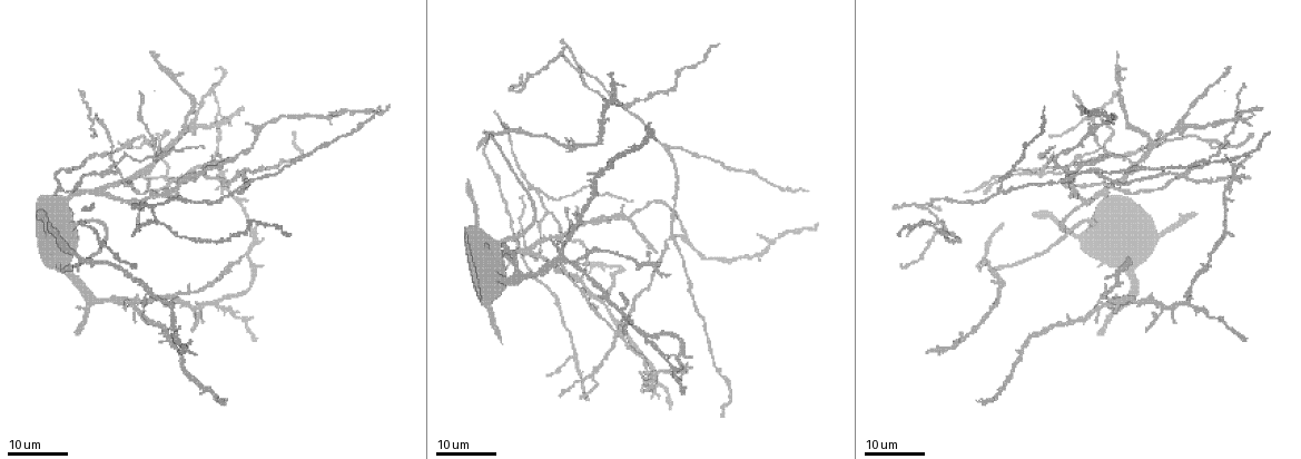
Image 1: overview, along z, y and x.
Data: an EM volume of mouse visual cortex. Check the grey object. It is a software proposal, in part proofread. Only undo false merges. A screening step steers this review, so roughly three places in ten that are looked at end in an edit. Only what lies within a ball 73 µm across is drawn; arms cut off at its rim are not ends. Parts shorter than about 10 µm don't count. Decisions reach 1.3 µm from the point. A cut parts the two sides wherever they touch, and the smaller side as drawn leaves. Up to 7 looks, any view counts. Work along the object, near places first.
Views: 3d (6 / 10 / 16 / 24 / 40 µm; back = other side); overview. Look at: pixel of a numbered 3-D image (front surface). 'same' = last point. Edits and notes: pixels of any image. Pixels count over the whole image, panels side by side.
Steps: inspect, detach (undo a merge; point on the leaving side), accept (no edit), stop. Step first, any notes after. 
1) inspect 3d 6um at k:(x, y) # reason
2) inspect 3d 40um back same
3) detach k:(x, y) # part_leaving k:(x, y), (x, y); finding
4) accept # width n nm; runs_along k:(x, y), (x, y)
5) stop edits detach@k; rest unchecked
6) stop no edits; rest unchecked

inspect 3d 24um at 1:(1155, 140)

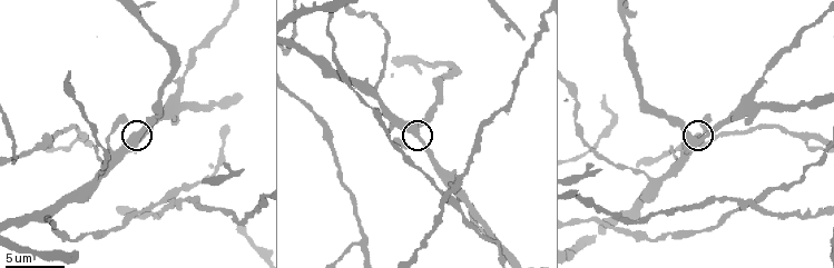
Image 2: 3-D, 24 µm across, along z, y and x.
inspect 3d 10um at 2:(695, 137) # closer look

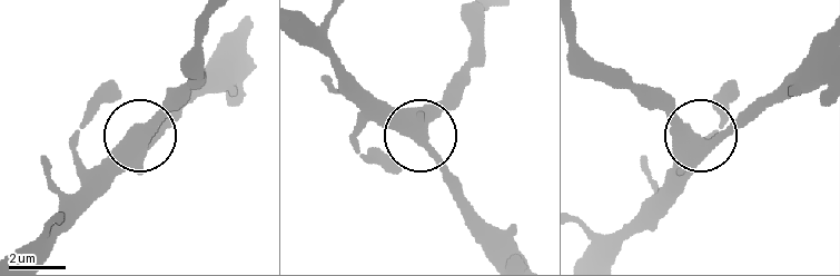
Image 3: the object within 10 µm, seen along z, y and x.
accept # width 470 nm; runs_along 3:(21, 254), (177, 91); one neuron here

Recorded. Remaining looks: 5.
inspect 3d 24um at 1:(107, 169) # a fork

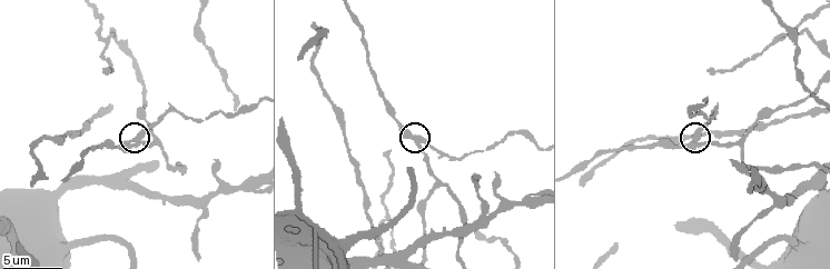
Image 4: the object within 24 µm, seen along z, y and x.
inspect 3d 6um at 4:(134, 140)

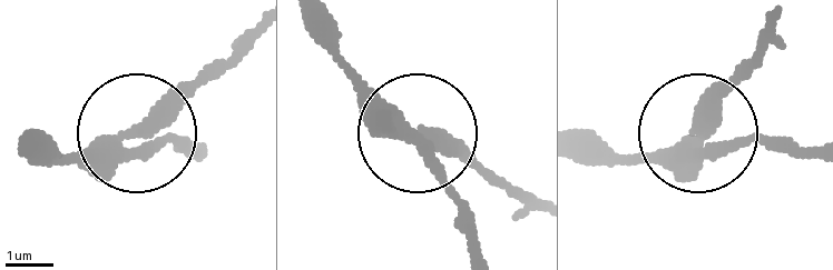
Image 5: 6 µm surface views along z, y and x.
accept # width 350 nm; runs_along 5:(478, 247), (430, 131), (490, 182); all the same neuron

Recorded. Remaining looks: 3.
inspect 3d 10um at 2:(755, 207) # four arms meet

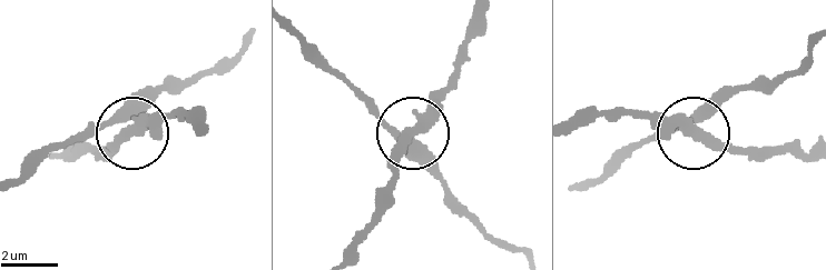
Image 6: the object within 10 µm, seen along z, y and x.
accept # arms 4; runs_along 6:(814, 48), (699, 127), (751, 156); continuous, no second neuron

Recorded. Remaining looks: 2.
stop no edits; rest unchecked

